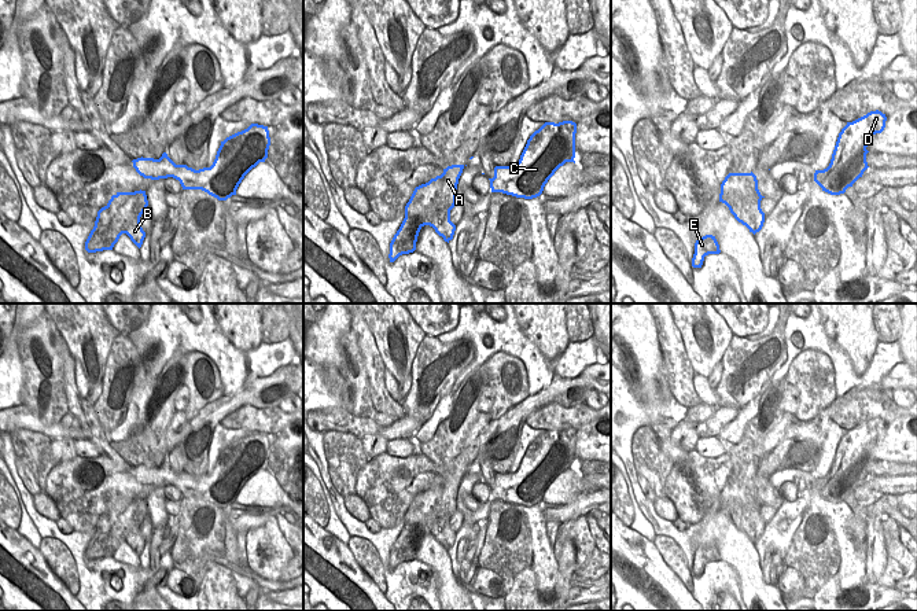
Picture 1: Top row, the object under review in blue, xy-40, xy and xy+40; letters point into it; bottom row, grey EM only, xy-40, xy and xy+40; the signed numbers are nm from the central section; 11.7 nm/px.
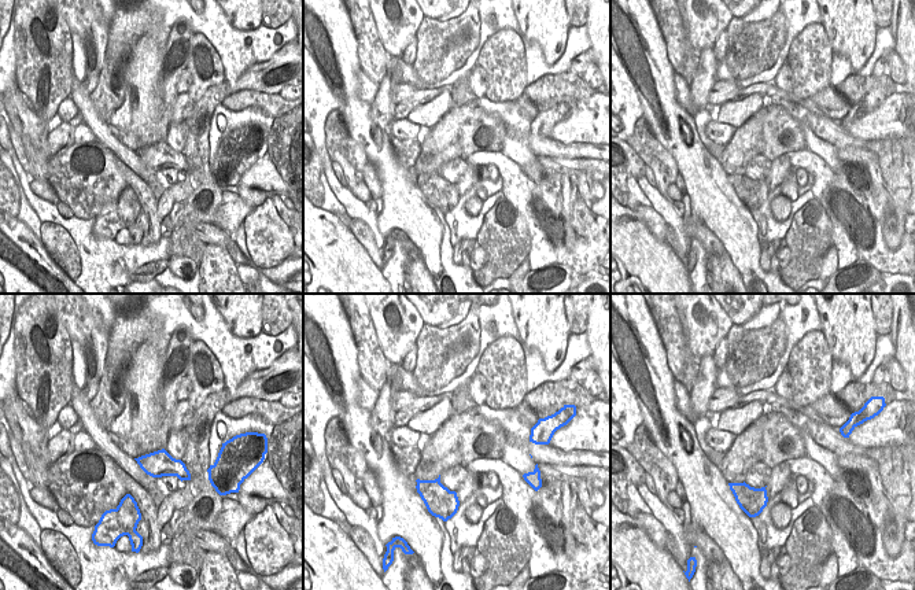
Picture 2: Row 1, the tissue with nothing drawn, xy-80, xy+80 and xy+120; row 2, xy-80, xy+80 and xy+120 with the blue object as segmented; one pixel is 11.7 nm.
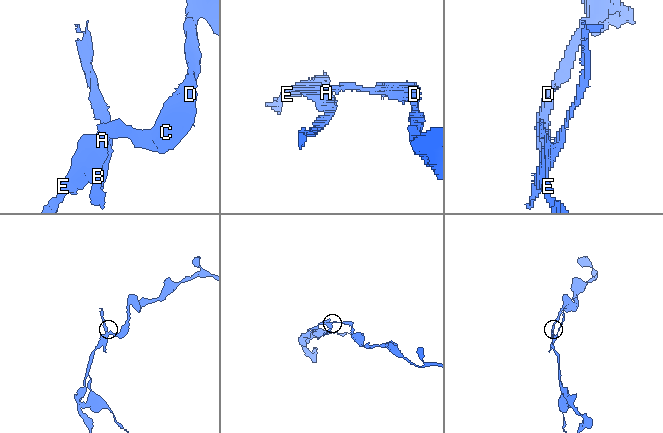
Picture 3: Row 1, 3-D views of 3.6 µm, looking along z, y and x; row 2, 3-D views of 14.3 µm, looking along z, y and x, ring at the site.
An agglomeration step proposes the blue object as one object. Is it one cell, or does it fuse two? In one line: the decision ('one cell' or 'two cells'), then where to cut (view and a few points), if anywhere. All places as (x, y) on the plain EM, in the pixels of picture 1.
two cells | xy (444, 477), (449, 478)

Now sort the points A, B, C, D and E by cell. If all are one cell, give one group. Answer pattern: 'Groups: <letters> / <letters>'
Groups: A B E / C D.

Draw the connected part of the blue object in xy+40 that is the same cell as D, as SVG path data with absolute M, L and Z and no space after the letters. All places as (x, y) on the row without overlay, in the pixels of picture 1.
M881 419L847 430L839 441L831 471L824 478L815 478L814 489L831 503L844 501L848 494L862 485L869 475L866 470L868 448L885 435L887 424Z

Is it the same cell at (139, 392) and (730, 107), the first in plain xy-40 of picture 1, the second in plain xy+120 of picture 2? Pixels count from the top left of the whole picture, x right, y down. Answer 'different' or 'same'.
same

